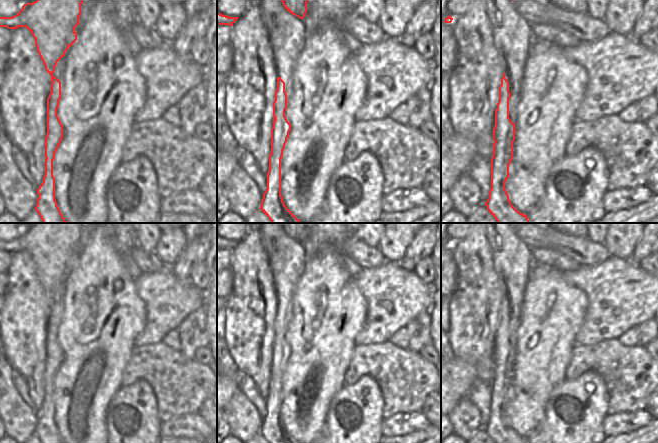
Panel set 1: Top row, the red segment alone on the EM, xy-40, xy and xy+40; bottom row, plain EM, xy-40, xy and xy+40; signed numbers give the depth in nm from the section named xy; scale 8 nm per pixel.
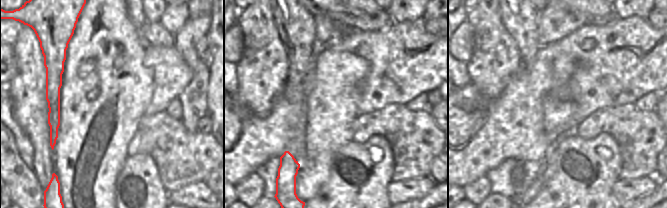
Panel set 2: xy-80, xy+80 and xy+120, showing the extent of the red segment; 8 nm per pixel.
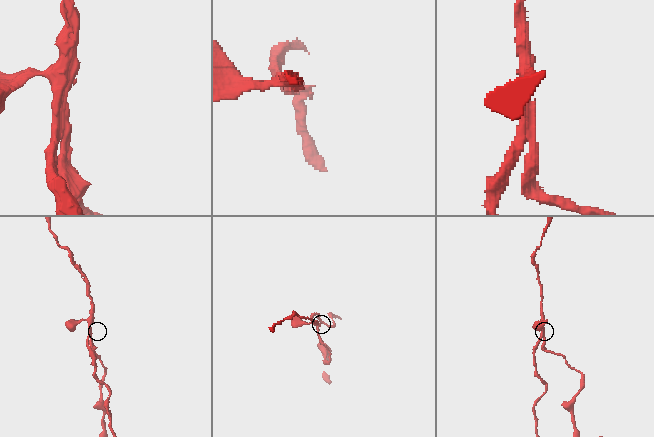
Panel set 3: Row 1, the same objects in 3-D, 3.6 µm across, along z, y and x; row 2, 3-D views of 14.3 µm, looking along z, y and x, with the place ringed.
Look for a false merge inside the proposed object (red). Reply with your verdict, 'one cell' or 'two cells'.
two cells

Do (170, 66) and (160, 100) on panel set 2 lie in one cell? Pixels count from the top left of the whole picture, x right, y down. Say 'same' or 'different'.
same

